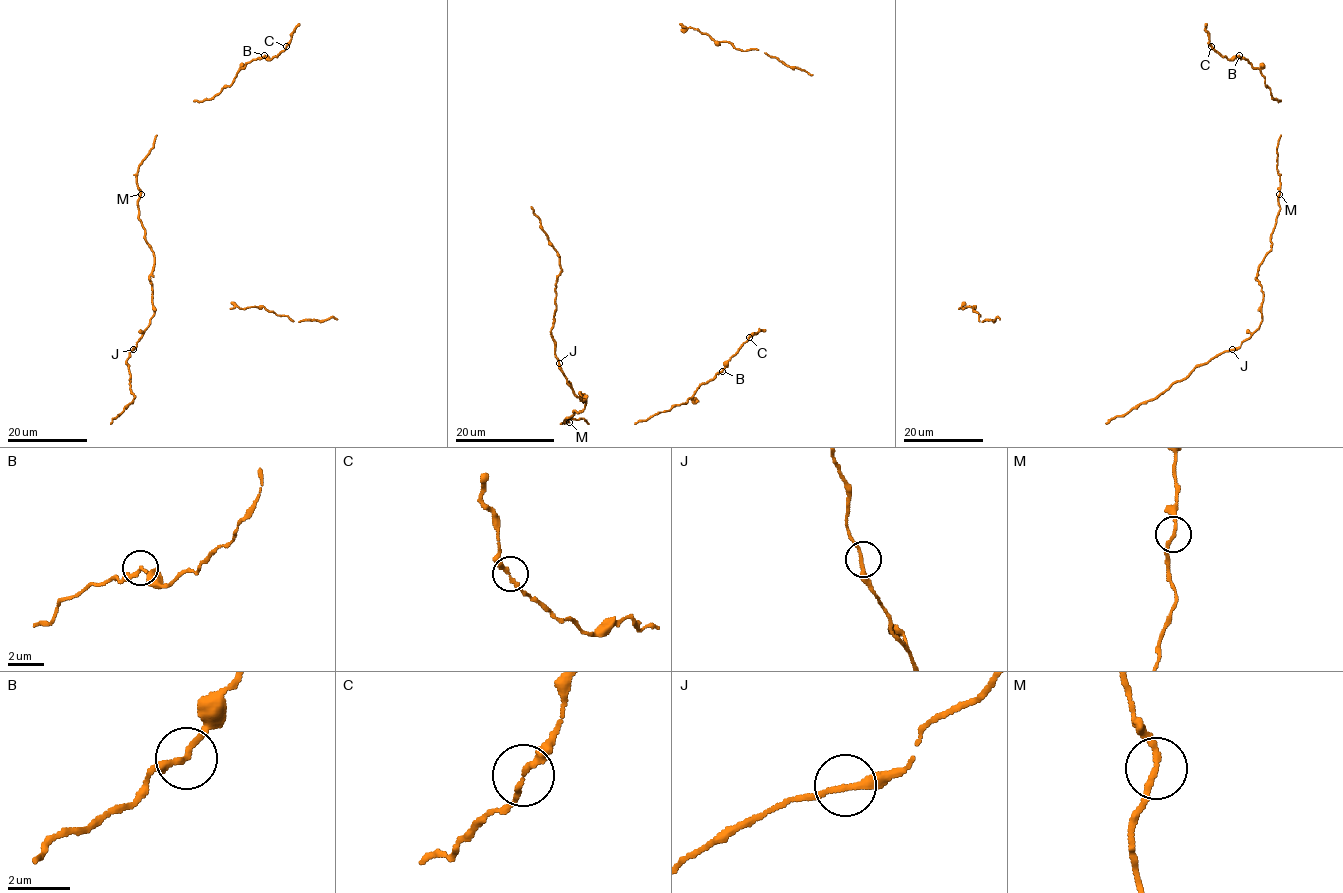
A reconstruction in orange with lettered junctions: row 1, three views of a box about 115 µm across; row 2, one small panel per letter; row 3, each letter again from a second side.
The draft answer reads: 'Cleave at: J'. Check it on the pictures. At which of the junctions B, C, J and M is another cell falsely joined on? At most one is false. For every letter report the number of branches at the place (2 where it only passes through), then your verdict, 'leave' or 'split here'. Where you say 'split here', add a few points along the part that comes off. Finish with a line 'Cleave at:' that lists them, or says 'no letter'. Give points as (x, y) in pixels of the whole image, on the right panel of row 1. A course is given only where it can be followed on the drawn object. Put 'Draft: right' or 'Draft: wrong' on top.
Draft: wrong
B: 2 | leave
C: 2 | leave
J: 2 | leave
M: 2 | leave
Cleave at: no letter

